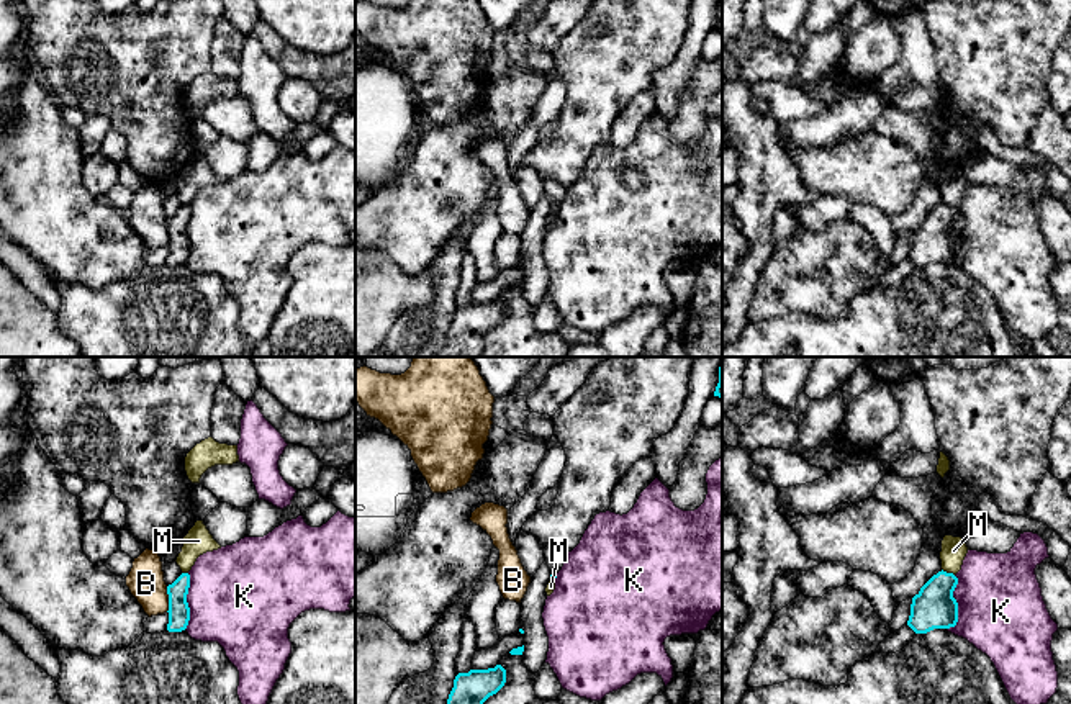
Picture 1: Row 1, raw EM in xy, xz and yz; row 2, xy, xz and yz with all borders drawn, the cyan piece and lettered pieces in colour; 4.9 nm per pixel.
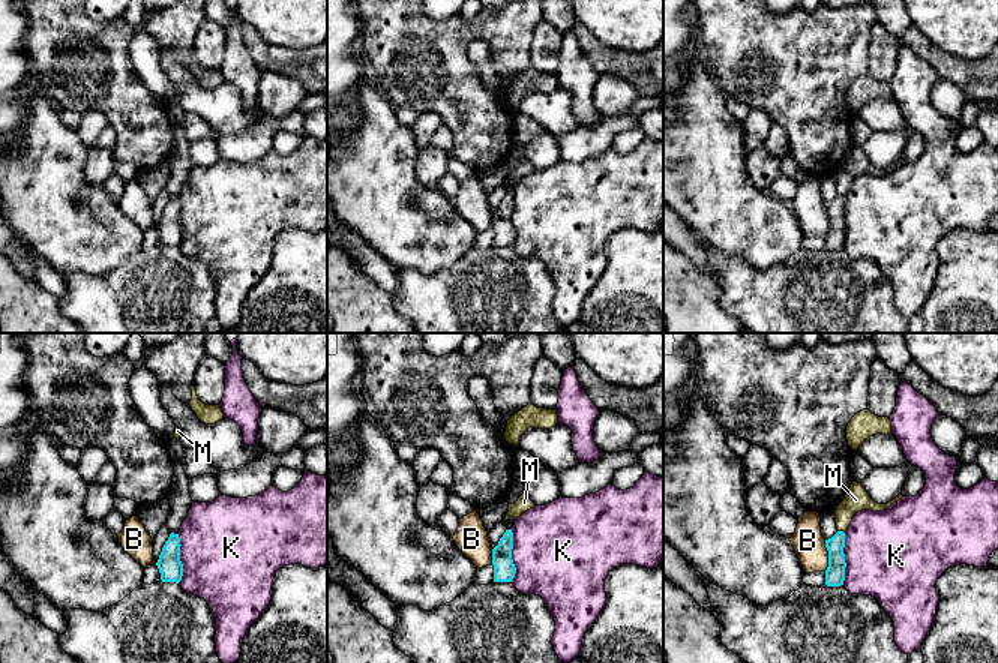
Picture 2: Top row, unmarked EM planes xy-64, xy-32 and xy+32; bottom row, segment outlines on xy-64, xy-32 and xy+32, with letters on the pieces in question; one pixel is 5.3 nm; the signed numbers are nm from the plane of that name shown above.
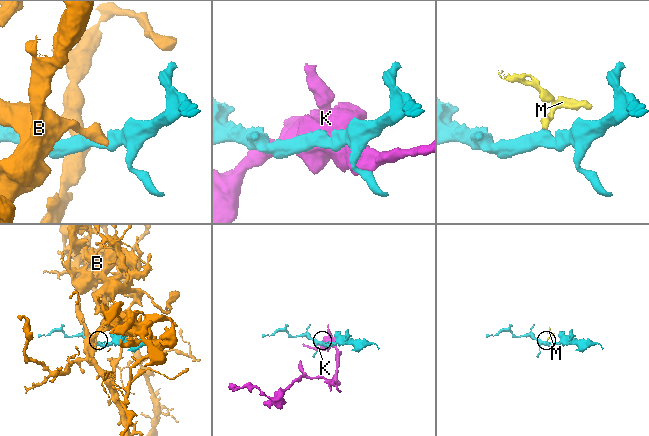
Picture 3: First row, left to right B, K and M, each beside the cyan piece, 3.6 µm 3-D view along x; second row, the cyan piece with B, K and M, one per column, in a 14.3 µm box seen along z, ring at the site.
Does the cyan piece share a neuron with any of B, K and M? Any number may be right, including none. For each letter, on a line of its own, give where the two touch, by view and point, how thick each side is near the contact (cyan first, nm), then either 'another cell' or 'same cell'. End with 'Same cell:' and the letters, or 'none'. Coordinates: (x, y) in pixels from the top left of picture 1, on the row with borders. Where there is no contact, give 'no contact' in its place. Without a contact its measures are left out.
B: contact xy (169, 600); calibres 110 and 180 nm; another cell
K: contact yz (957, 604); calibres 200 and 440 nm; another cell
M: contact yz (948, 573); calibres 200 and 130 nm; another cell
Same cell: none

